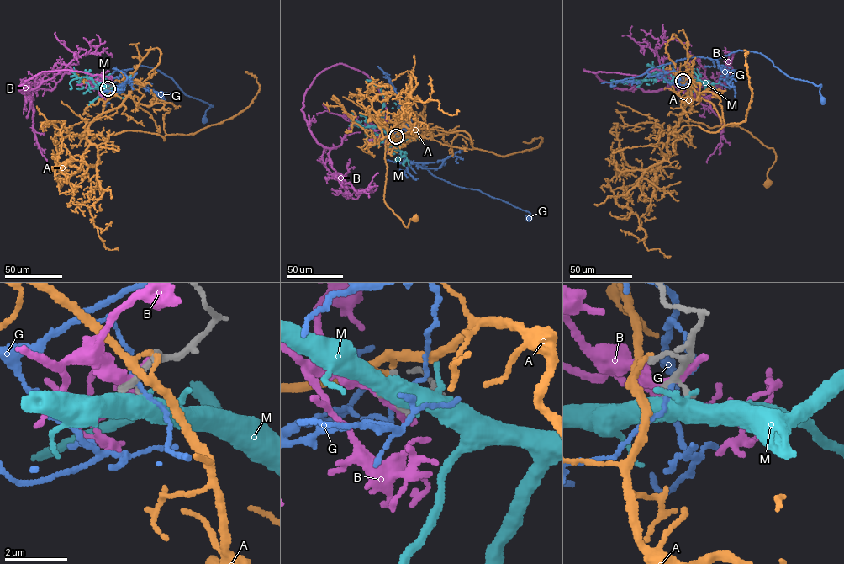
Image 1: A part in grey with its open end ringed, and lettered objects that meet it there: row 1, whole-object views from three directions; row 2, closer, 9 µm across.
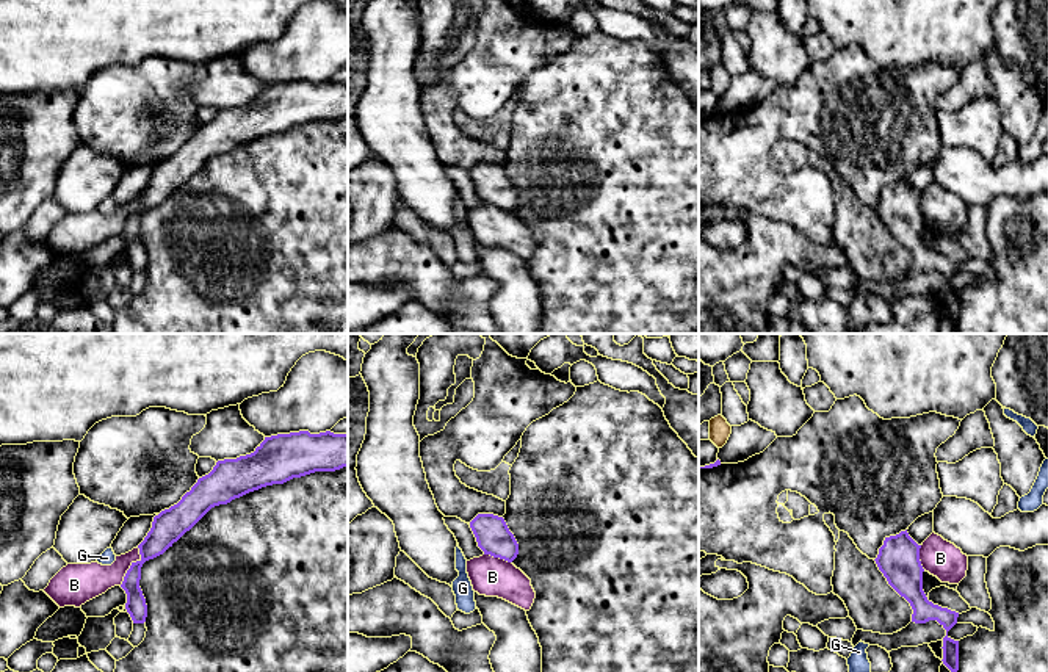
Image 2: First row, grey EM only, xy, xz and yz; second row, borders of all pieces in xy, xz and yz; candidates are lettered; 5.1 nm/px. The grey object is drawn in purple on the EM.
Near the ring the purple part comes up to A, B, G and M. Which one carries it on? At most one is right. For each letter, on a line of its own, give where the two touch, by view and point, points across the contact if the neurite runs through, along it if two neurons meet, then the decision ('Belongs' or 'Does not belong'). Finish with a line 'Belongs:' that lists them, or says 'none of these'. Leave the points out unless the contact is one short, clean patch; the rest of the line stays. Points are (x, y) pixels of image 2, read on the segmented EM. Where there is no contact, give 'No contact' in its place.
A: No contact. Does not belong
B: Touches purple at xy (130, 566). Boundary: xy (138, 547), (140, 558), (129, 567), (119, 585). Does not belong
G: No contact. Does not belong
M: No contact. Does not belong
Belongs: none of these

